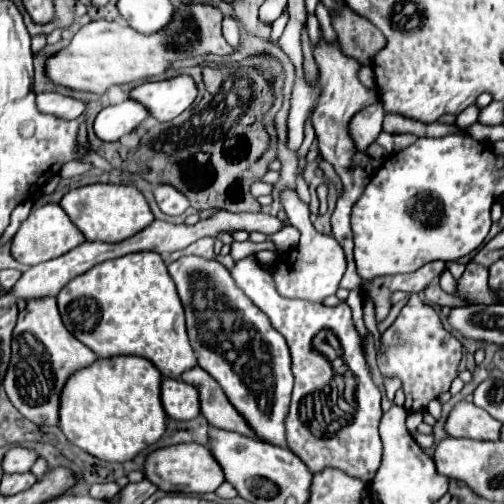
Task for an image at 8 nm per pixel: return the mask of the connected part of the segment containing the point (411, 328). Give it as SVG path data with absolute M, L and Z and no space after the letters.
M419 297L409 299L395 323L381 335L381 347L377 351L381 375L387 379L397 377L401 381L407 413L423 413L429 401L439 399L441 393L449 391L453 379L457 377L457 367L463 357L463 345L457 337L445 331L437 311L431 305L423 303Z

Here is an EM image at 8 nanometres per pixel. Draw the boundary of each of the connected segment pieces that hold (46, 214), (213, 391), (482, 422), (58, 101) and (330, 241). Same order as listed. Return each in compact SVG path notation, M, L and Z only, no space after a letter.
M49 203L39 209L33 209L31 215L21 223L19 231L15 233L15 237L11 241L11 255L23 265L37 265L37 263L61 257L63 253L75 249L83 241L85 241L83 233L73 225L73 221L69 221L69 217L61 209L61 205Z
M193 367L193 369L185 371L181 375L181 379L199 389L201 415L207 417L207 421L213 427L231 429L233 433L243 433L245 437L259 439L255 435L255 431L251 429L251 425L247 425L247 421L243 421L243 417L239 417L239 411L231 405L231 401L227 401L223 389L219 389L219 383L215 383L209 373L205 373L201 367Z
M461 401L453 407L445 429L451 437L467 437L477 441L499 441L503 423L495 421L489 413L475 407L469 401Z
M41 93L37 95L37 109L45 115L61 117L63 121L73 121L85 111L85 103L71 97L63 97L59 93Z
M283 191L281 197L283 197L283 207L291 225L297 227L301 233L301 241L297 247L281 253L281 257L275 261L275 267L273 267L275 287L283 297L323 303L325 297L335 295L339 289L339 281L345 275L345 253L331 235L323 235L311 225L309 207L297 197L295 191Z

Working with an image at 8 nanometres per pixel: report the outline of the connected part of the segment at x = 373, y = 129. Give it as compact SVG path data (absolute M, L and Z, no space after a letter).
M379 101L375 105L369 105L367 109L361 109L359 113L355 113L355 117L351 117L349 133L359 151L365 153L367 145L375 141L375 137L381 133L381 123L383 123L383 105L379 105Z

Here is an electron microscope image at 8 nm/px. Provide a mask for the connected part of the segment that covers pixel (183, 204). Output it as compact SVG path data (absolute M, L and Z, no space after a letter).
M157 185L153 193L161 211L167 215L181 215L189 207L187 197L183 197L177 189L171 189L171 185Z

